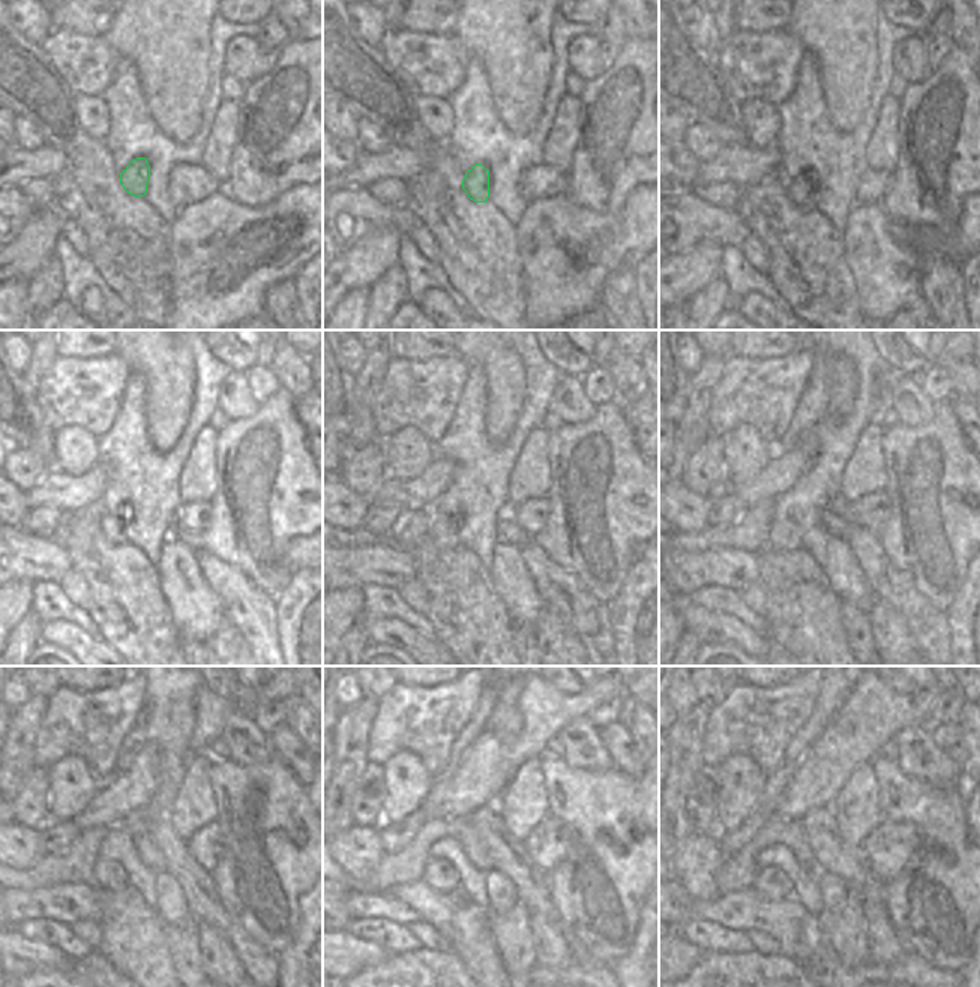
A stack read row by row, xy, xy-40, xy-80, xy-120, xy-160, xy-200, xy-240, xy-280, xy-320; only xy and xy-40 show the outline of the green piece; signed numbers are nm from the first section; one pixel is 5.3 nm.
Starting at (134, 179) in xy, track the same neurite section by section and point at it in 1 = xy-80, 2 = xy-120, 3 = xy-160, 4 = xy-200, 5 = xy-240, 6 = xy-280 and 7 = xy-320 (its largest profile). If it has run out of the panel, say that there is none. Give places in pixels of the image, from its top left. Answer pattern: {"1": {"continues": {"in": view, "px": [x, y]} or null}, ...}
{"1": {"continues": {"in": "xy-80", "px": [800, 189]}}, "2": {"continues": {"in": "xy-120", "px": [113, 528]}}, "3": {"continues": {"in": "xy-160", "px": [446, 531]}}, "4": {"continues": {"in": "xy-200", "px": [782, 534]}}, "5": {"continues": {"in": "xy-240", "px": [108, 875]}}, "6": {"continues": {"in": "xy-280", "px": [438, 875]}}, "7": {"continues": {"in": "xy-320", "px": [770, 882]}}}

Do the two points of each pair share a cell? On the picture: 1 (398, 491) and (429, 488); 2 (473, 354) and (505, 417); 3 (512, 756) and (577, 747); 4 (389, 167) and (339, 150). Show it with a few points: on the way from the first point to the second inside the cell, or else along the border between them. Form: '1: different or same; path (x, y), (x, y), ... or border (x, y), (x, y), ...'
1: same; path (405, 491), (422, 489)
2: same; path (490, 365), (505, 380), (505, 401)
3: different; border (587, 717), (575, 717), (557, 735)
4: different; border (360, 152), (348, 168), (338, 173)

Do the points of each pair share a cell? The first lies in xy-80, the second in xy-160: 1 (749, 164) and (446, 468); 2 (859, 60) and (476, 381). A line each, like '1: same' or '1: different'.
1: same
2: different

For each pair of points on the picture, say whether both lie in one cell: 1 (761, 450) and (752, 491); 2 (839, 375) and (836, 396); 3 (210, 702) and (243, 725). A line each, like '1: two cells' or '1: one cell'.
1: two cells
2: one cell
3: two cells

